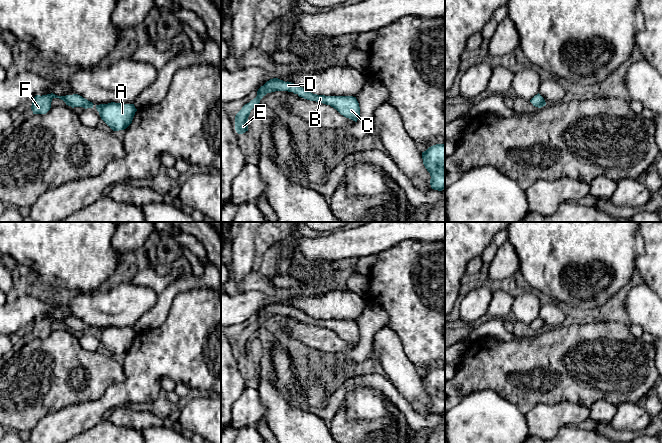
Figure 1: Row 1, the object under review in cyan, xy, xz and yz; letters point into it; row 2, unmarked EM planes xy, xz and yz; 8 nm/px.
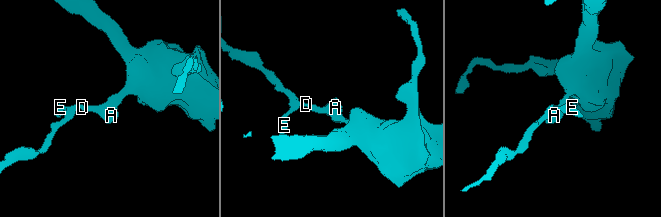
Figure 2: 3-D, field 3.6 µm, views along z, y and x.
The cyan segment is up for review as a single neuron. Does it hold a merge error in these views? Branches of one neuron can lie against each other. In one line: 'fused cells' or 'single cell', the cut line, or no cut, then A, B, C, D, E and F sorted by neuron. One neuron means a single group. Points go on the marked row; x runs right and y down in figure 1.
single cell; no cut; A B C D E F

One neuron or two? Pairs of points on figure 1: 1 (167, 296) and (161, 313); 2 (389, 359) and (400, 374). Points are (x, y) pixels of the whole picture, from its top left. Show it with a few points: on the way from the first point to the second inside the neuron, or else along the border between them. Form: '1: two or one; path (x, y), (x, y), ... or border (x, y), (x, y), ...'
1: one; path (165, 300), (161, 309)
2: one; path (393, 363), (400, 370)

